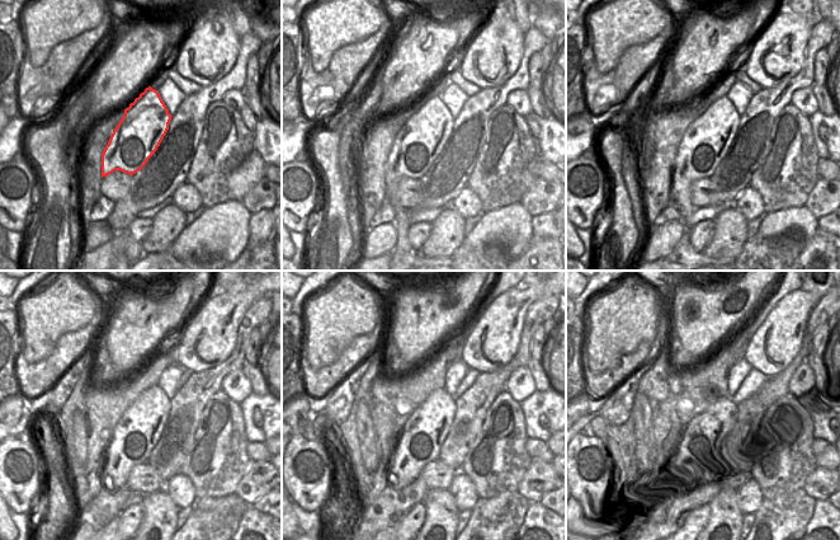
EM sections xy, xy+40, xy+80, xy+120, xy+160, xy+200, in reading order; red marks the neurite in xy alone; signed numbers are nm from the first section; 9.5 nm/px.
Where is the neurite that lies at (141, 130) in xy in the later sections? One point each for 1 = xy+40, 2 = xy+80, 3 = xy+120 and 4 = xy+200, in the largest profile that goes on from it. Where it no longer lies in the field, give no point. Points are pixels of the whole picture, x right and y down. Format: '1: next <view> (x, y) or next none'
1: next xy+40 (416, 146)
2: next xy+80 (704, 144)
3: next xy+120 (140, 427)
4: next xy+200 (709, 433)

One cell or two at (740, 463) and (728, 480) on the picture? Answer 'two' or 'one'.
one

